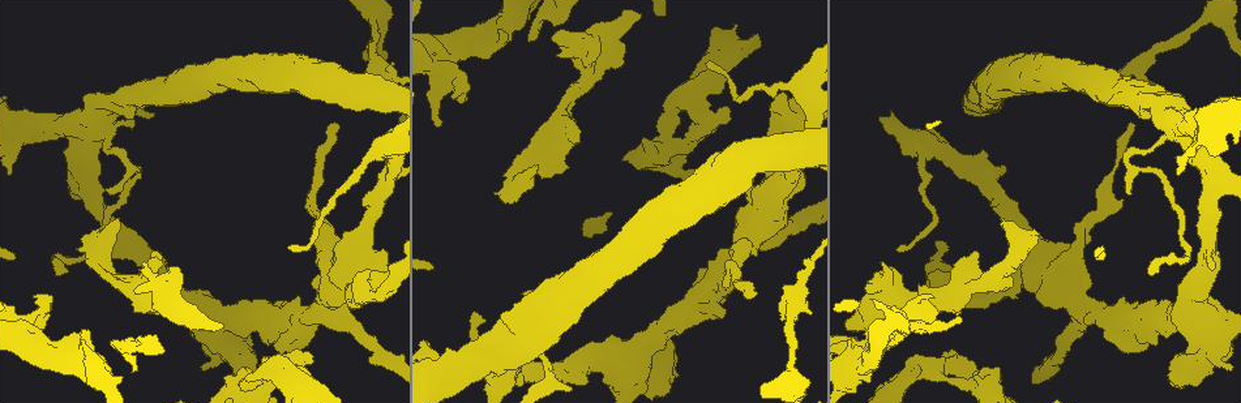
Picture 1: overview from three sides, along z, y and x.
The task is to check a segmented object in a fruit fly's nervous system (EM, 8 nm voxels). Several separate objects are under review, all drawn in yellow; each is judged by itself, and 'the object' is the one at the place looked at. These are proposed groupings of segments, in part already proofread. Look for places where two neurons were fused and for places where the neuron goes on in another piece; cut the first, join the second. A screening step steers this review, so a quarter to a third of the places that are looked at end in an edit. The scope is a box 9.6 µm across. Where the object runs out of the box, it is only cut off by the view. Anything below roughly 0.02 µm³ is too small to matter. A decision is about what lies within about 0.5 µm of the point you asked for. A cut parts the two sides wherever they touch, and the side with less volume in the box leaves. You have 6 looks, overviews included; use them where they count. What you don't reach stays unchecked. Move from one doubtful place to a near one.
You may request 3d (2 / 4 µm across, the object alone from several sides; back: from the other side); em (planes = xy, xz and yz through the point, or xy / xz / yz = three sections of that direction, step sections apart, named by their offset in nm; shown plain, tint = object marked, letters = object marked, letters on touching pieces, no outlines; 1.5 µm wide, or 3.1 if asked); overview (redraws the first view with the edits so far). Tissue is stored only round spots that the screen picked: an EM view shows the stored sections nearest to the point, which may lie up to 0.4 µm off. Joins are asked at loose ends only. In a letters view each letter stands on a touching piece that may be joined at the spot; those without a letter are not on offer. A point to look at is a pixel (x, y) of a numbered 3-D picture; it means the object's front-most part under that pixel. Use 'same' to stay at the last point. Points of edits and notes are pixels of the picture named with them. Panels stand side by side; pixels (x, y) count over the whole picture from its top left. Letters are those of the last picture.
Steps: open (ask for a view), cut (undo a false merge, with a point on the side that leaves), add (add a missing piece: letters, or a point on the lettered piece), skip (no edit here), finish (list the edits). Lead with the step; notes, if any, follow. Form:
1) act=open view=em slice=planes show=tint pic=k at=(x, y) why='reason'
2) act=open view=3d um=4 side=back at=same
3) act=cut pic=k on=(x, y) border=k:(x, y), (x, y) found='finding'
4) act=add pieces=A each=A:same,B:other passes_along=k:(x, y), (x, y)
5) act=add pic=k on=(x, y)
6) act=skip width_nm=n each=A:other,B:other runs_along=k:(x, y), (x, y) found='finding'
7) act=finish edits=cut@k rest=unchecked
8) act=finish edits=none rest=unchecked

act=open view=3d um=4 pic=1 at=(441, 123) why='free end'

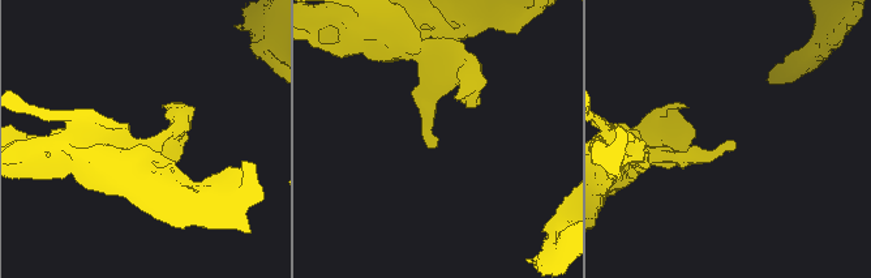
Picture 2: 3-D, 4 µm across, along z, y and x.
act=open view=em slice=planes show=letters pic=2 at=(435, 145)

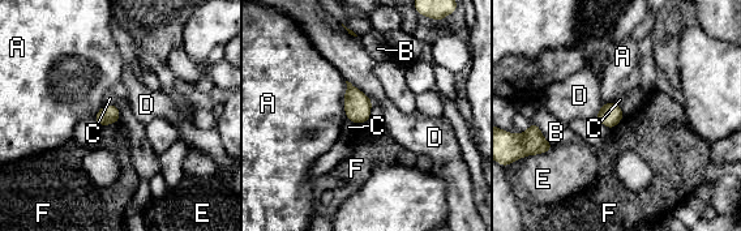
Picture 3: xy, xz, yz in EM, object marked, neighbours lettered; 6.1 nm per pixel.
act=skip each=A:other,B:other,C:other,D:other,E:other,F:other border=3:(103, 105), (115, 105), (120, 110) found='no lettered piece goes on from it'

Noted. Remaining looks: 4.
act=open view=em slice=xy step=8 show=tint pic=1 at=(932, 299) why='a narrow waist'

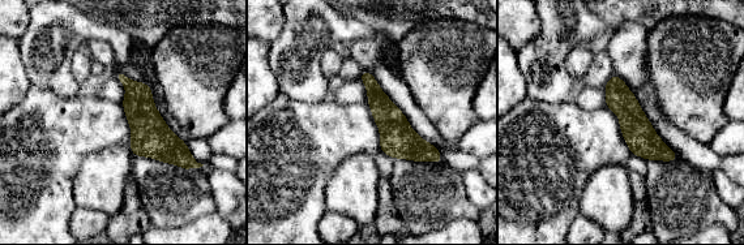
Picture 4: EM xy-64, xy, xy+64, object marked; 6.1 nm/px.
act=open view=em slice=xy step=8 show=letters at=same

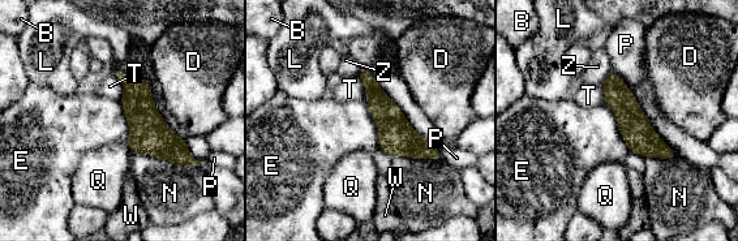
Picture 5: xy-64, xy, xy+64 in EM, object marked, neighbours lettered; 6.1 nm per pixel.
act=skip each=B:other,D:other,E:other,L:other,N:other,P:other,Q:other,T:other,W:other,Z:other border=5:(603, 103), (616, 115), (629, 150) found='all the same neuron'

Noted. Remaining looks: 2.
act=open view=em slice=xz step=4 show=letters pic=1 at=(561, 172)

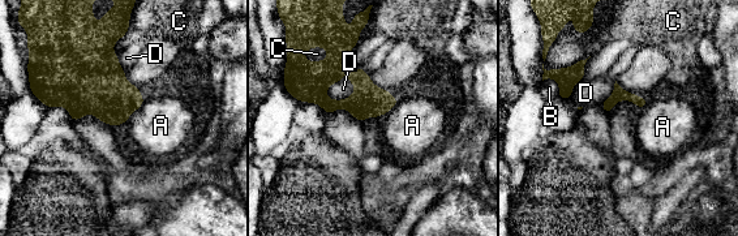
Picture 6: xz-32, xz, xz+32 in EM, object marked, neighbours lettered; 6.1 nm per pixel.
act=open view=em slice=planes show=letters at=same

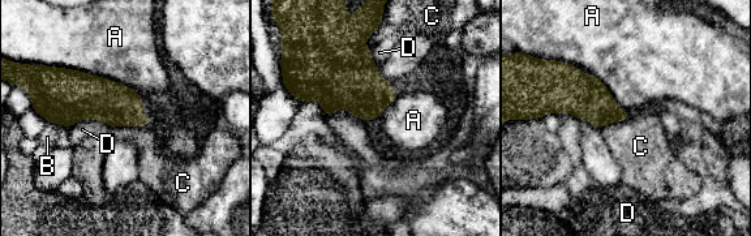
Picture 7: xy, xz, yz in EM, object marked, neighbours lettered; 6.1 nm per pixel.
act=skip width_nm=200 each=A:other,B:other,C:other,D:other border=7:(52, 65), (125, 84), (144, 99) found='none of them fits'

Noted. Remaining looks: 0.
act=finish edits=none rest=unchecked

